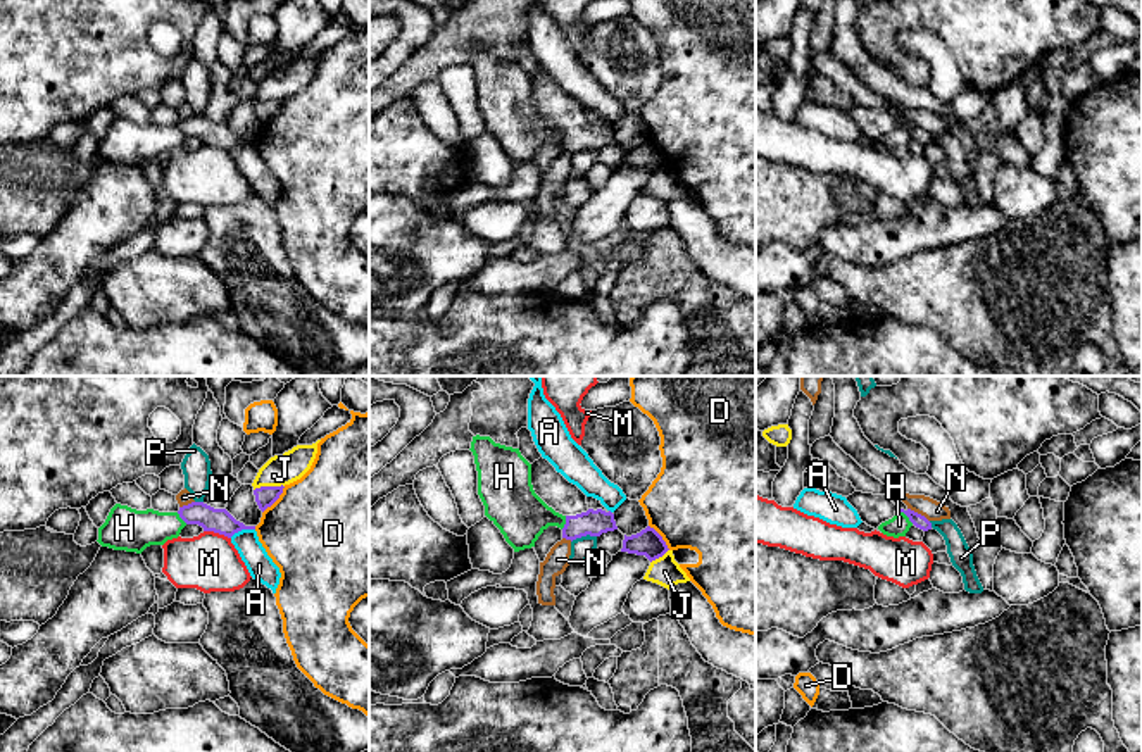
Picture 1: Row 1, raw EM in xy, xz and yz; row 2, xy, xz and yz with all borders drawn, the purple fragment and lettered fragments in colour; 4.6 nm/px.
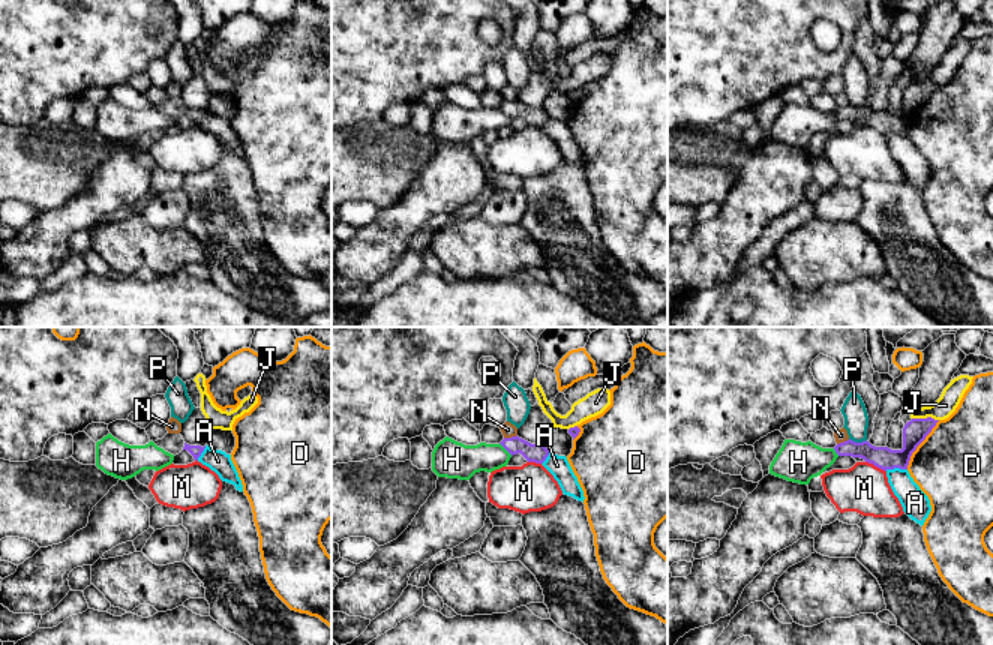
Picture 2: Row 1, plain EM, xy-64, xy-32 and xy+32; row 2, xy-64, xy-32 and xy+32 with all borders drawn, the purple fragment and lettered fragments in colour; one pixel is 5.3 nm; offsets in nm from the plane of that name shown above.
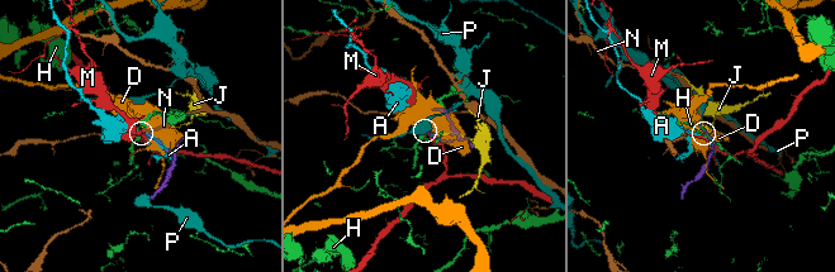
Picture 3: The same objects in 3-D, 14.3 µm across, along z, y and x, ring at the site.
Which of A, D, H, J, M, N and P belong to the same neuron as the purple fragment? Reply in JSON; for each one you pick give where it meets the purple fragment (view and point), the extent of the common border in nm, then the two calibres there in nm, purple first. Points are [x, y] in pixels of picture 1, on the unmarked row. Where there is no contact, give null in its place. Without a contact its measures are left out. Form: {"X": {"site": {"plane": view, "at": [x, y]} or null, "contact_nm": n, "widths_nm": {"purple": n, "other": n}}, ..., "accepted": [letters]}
{"accepted": []}

